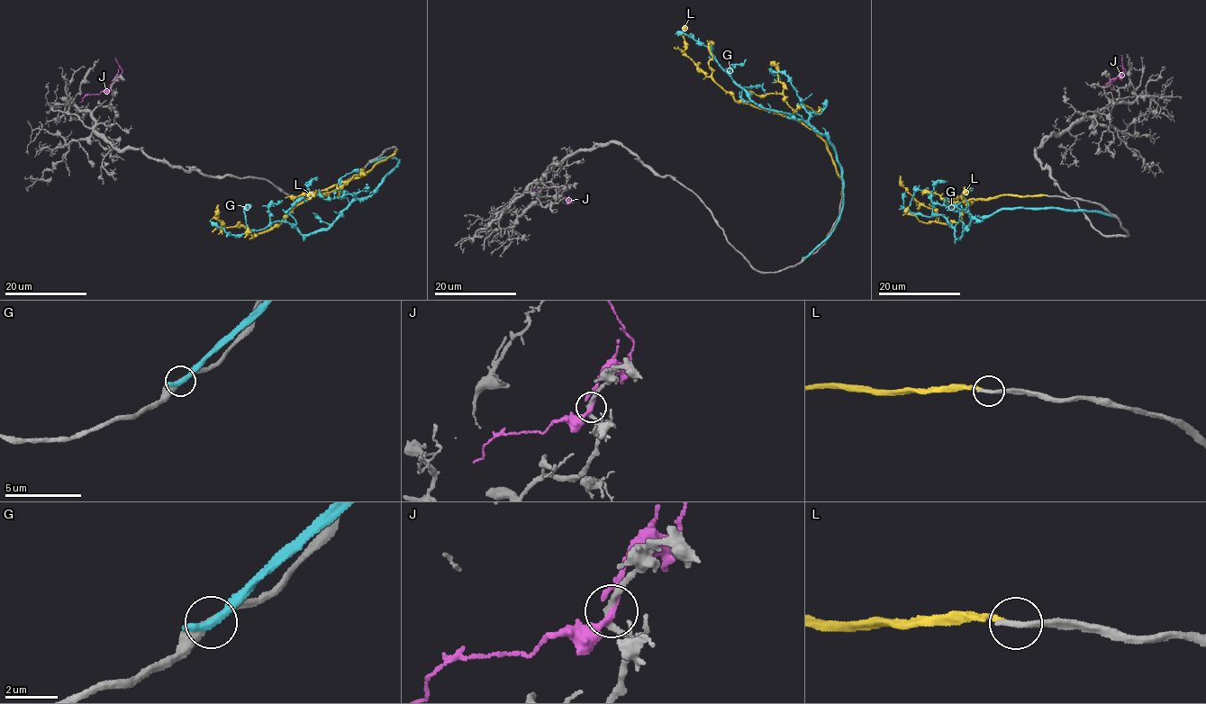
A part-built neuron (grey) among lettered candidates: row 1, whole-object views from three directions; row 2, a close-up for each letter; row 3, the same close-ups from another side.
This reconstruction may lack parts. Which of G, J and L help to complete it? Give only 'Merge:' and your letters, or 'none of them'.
Merge: L

